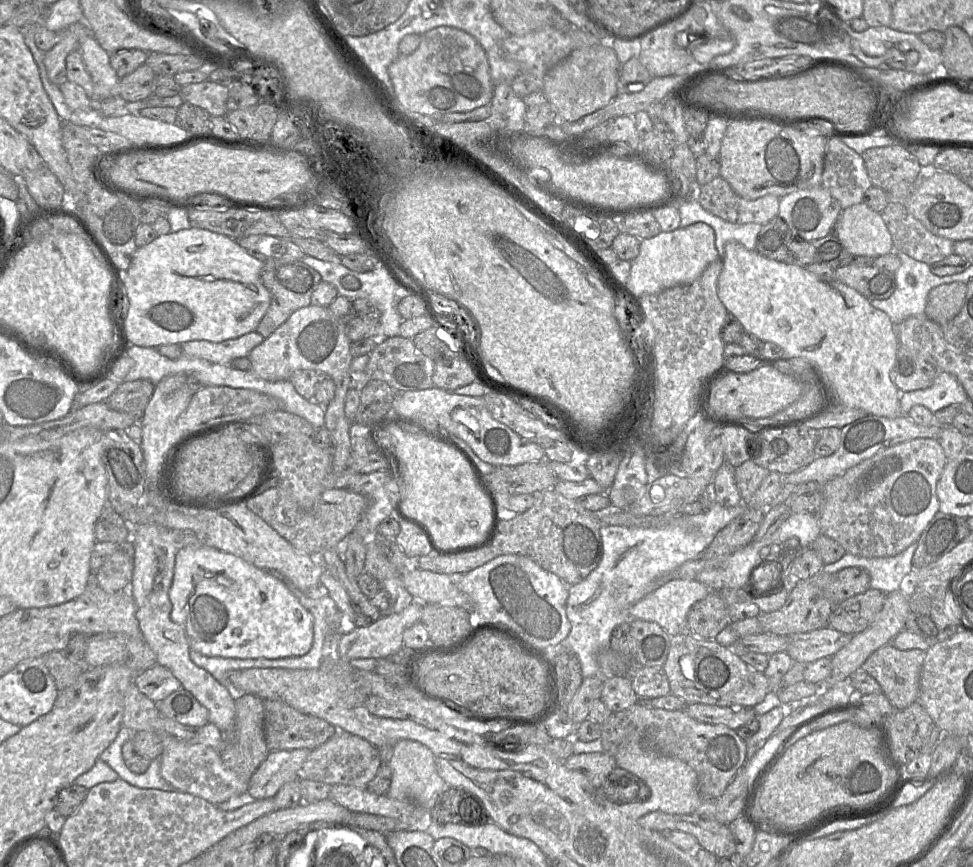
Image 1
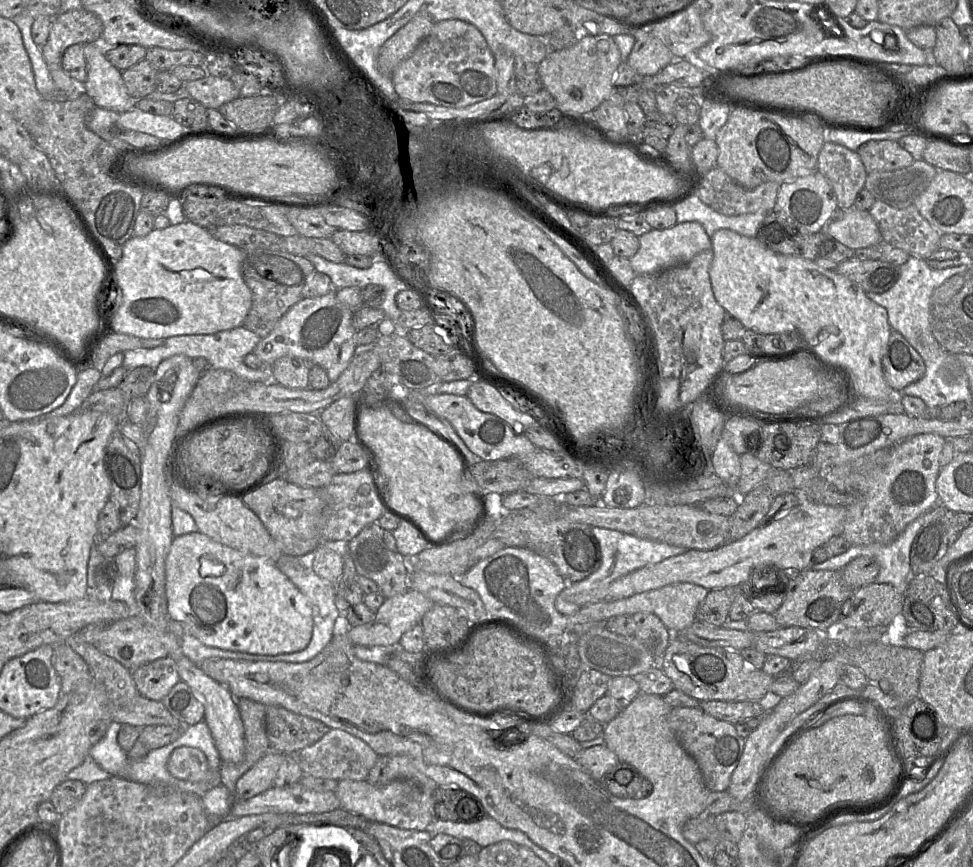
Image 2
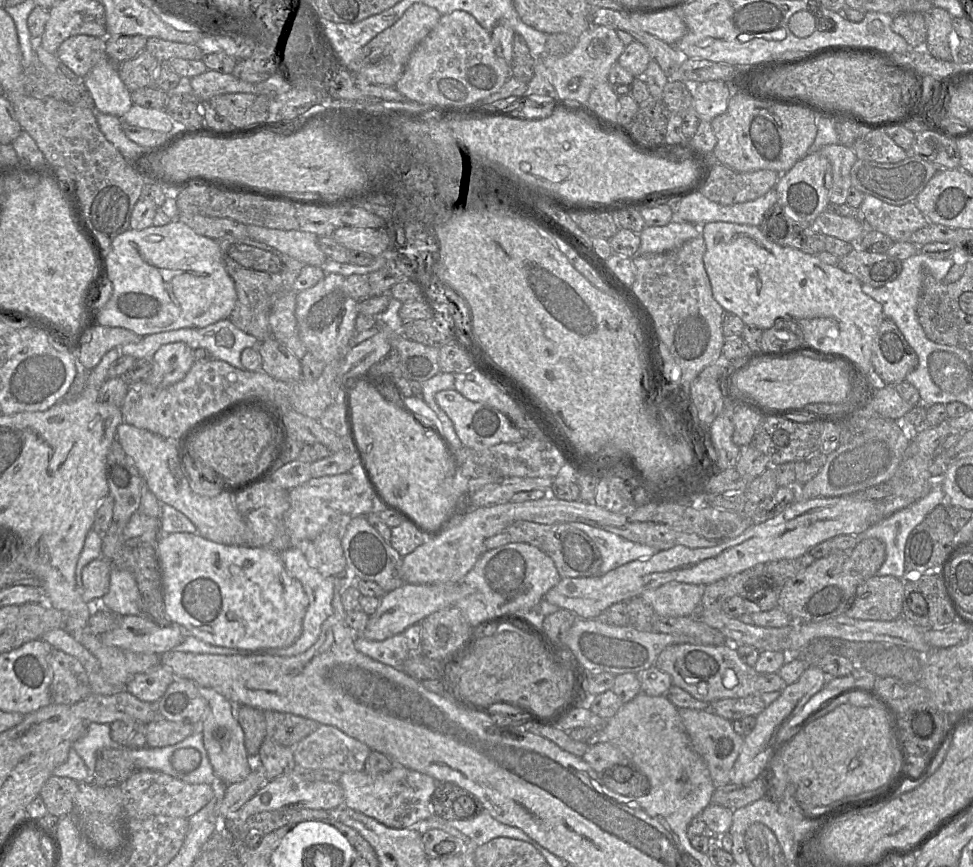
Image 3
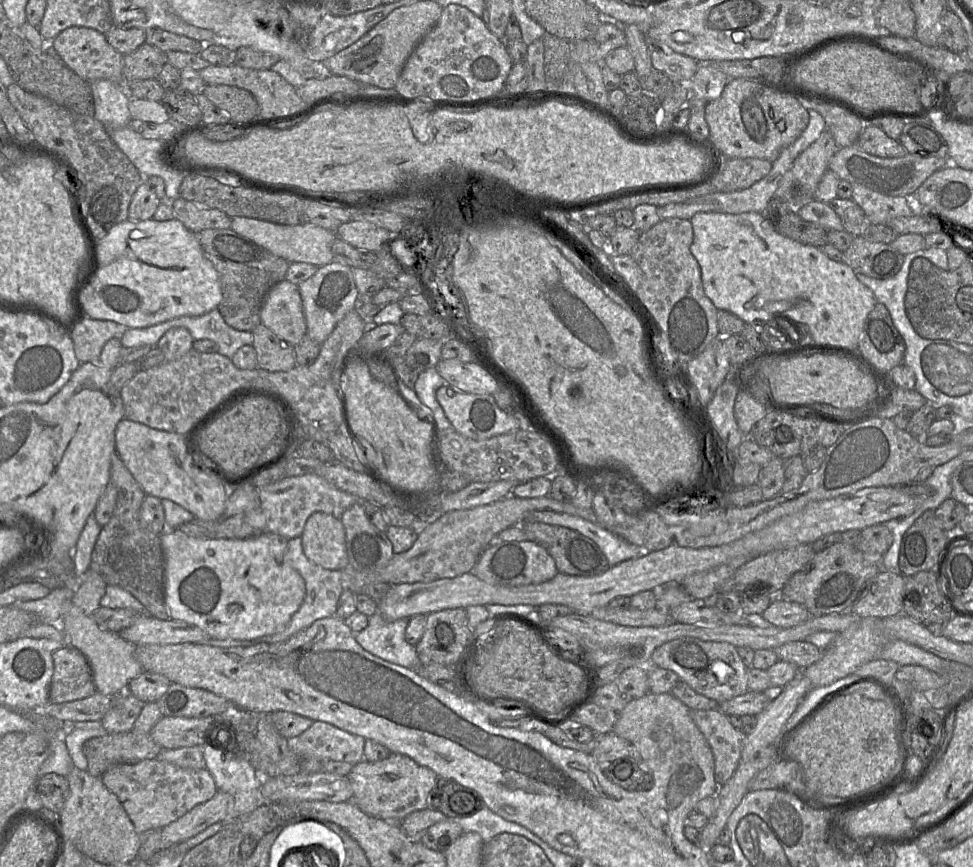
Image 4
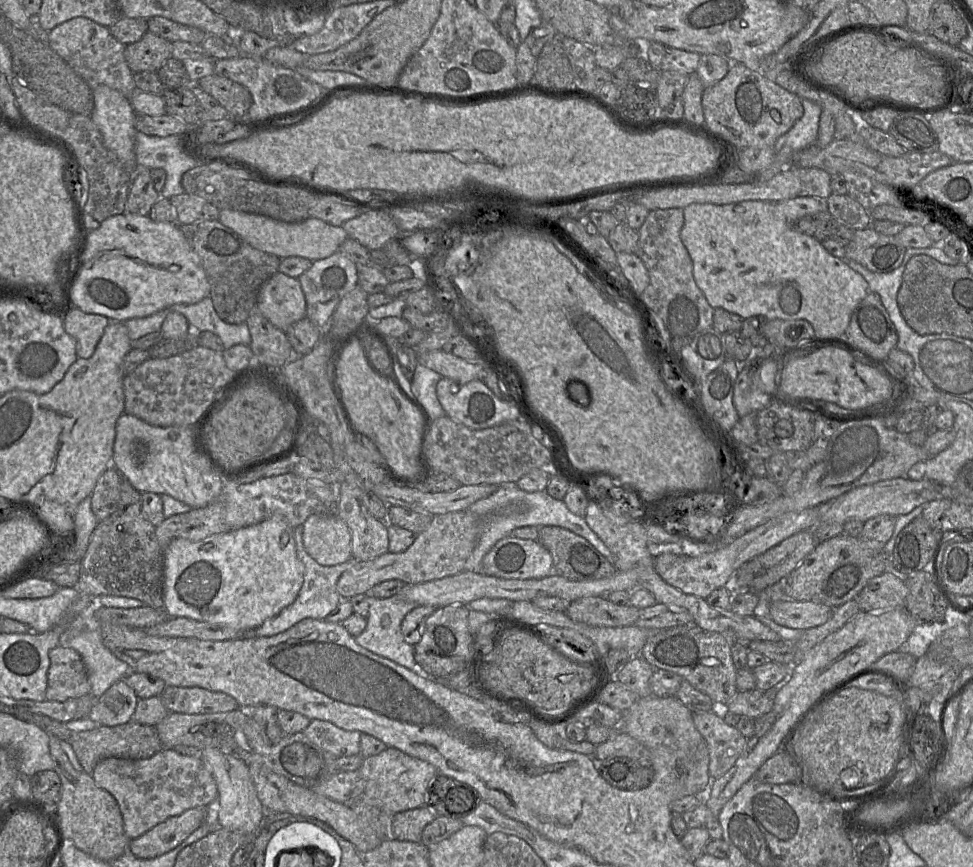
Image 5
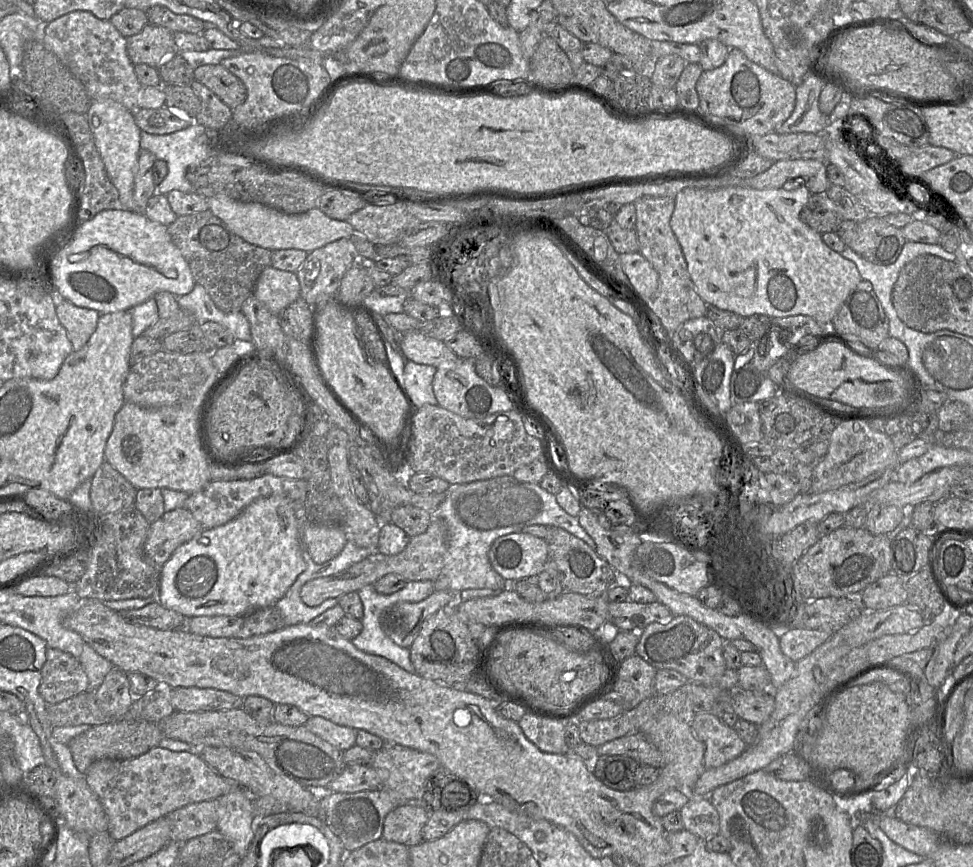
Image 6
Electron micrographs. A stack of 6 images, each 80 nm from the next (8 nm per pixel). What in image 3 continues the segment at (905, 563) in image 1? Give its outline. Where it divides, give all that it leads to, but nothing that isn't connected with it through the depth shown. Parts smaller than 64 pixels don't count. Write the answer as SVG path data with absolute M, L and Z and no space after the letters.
M943 475L932 476L932 484L929 492L913 502L908 507L894 512L892 515L877 522L867 530L857 534L857 543L867 538L875 538L885 544L885 559L876 573L879 576L891 575L902 579L905 574L904 566L904 550L908 536L912 530L919 525L926 515L935 507L941 504L946 504L945 494L942 489Z

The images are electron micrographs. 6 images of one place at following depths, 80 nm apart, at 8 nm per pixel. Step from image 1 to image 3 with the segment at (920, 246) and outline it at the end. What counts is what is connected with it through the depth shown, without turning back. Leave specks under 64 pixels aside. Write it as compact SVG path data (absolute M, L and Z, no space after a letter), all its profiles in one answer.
M865 195L860 210L867 229L881 232L893 242L910 242L915 232L931 223L914 202L895 206Z

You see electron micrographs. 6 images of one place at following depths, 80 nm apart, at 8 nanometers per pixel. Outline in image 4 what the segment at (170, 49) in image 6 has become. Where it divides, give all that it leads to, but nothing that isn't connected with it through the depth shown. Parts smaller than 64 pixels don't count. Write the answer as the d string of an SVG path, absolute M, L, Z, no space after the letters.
M147 43L123 57L124 84L156 78L166 63L166 53Z

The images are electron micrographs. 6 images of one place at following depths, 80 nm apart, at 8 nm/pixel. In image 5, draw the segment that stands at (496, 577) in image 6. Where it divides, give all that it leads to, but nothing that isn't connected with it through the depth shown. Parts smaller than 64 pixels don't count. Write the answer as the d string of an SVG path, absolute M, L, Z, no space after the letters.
M503 483L490 496L476 501L466 510L470 510L482 519L482 534L473 552L466 560L463 571L482 573L482 560L496 542L523 526L559 526L568 529L585 538L612 565L615 565L615 556L588 526L585 518L573 514L563 500L551 497L546 491L527 492L520 489L516 483Z

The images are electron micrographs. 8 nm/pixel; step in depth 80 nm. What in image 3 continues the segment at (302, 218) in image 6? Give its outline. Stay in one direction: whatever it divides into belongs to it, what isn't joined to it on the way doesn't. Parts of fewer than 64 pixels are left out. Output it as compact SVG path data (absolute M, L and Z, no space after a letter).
M247 225L248 237L267 244L306 265L321 266L327 256L319 247L319 236L302 230L280 230Z

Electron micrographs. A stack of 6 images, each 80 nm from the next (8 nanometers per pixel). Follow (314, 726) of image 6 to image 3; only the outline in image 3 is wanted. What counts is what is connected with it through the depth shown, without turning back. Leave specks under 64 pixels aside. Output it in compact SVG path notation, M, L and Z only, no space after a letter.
M319 725L313 733L298 742L292 750L297 767L300 769L305 771L330 769L342 774L363 771L366 760L372 751L363 742L329 725Z

